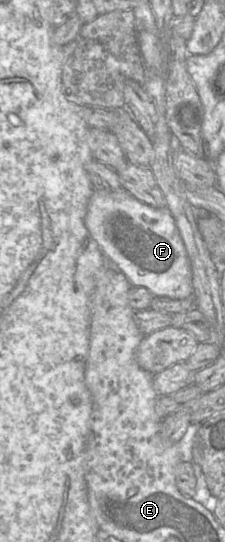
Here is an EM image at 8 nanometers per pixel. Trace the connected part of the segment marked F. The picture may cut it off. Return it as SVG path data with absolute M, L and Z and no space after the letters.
M93 190L85 216L85 226L110 265L125 275L134 287L144 287L154 297L185 299L193 295L192 272L187 252L169 209L151 207L126 190Z

